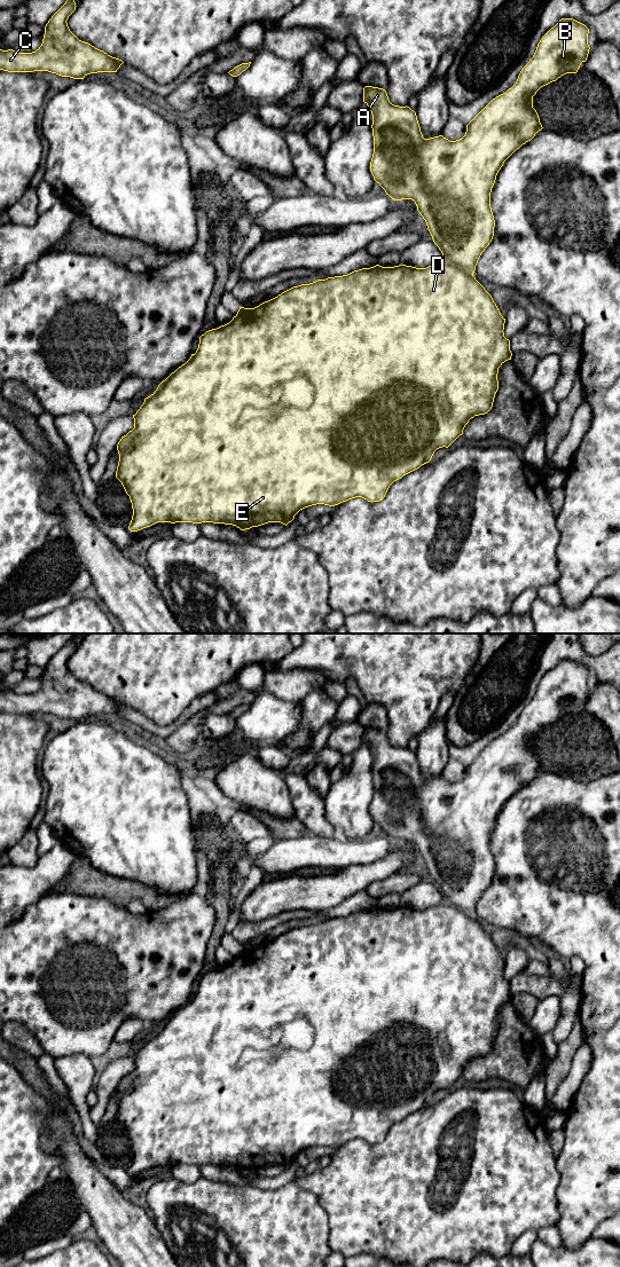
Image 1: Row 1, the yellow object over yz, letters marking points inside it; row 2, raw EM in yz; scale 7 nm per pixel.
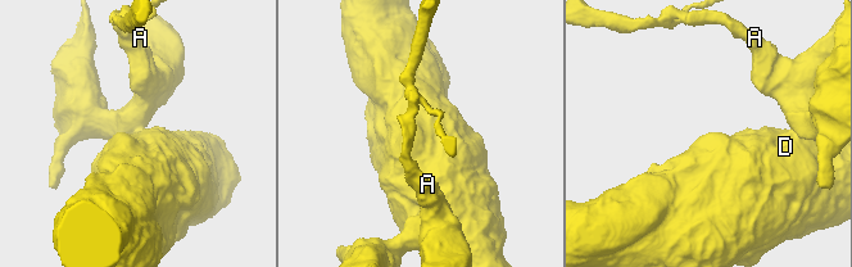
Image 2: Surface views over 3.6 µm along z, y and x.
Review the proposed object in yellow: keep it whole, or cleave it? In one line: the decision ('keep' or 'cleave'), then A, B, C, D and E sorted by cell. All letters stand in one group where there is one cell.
cleave | A B C / D E

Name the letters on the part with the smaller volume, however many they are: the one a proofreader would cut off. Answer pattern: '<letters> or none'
A, B, C

